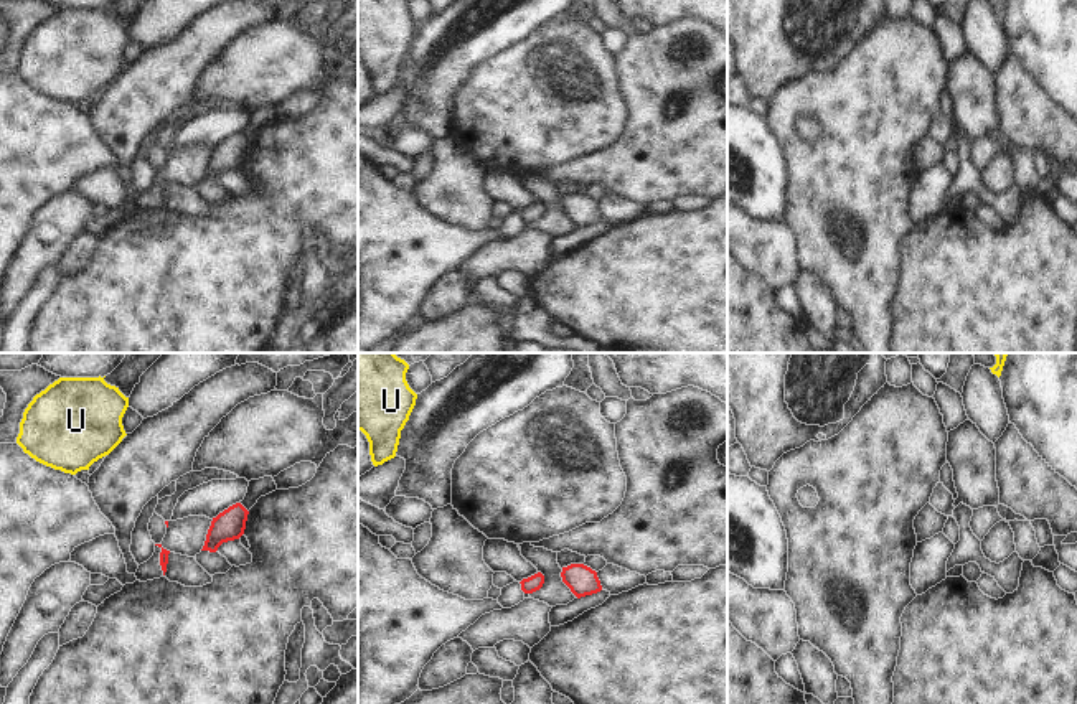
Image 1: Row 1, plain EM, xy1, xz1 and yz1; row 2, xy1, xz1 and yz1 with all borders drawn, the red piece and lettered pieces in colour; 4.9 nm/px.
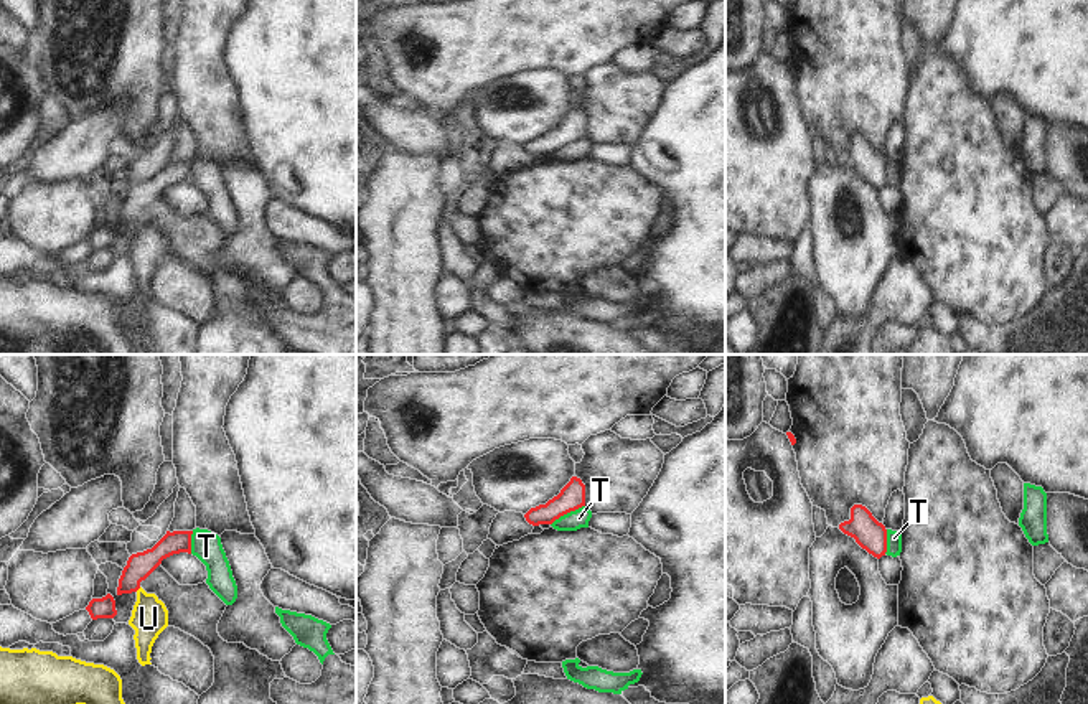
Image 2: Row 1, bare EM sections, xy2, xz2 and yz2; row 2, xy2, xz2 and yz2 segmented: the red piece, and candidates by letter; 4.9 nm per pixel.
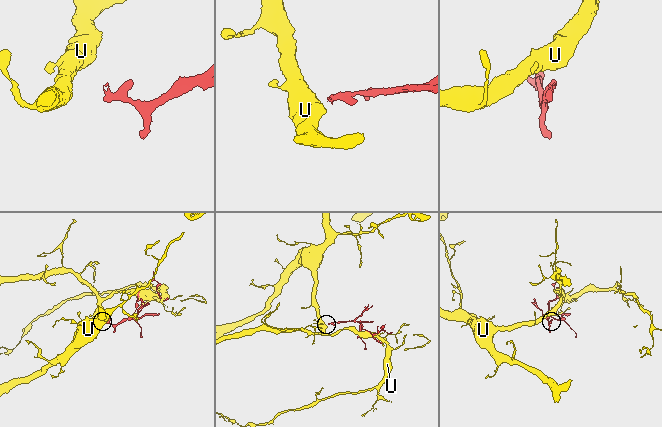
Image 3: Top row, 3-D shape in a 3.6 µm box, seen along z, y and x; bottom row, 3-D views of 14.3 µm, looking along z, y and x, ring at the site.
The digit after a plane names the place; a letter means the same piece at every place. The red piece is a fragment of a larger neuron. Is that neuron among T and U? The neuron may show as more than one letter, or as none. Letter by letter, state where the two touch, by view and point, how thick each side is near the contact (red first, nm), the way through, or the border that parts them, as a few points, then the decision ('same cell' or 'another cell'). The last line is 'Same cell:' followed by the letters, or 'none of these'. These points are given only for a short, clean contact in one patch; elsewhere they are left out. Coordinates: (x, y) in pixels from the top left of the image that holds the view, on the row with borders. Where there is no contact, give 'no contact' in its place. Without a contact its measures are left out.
T: xz2 (567, 511) | 130/90 nm | along xz2 (584, 505), (561, 515), (551, 525) | another cell
U: xy2 (137, 589) | 130/180 nm | along xy2 (140, 587), (136, 591) | another cell
Same cell: none of these

